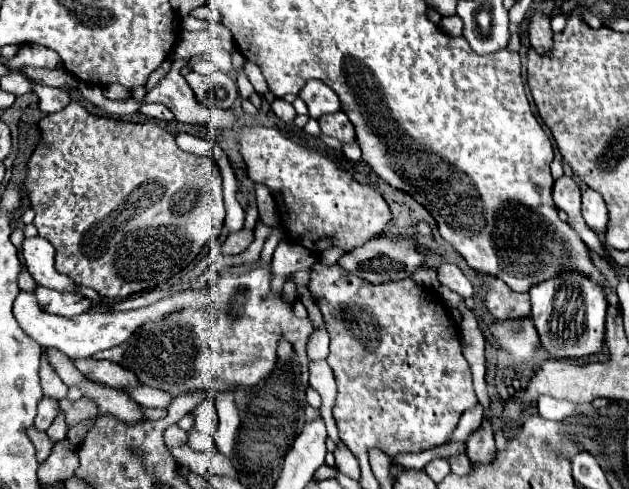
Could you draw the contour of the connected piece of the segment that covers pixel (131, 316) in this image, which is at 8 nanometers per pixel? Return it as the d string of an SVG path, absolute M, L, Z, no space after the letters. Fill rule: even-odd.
M205 287L187 289L181 293L175 293L167 299L161 299L157 303L151 303L147 307L139 307L139 309L131 309L131 311L113 311L113 313L111 311L91 311L91 313L81 313L73 319L63 319L63 317L41 311L37 307L37 299L33 293L19 291L19 295L13 303L13 315L15 315L17 323L21 325L21 329L29 337L33 337L37 343L41 343L41 347L55 347L55 349L63 351L69 359L85 359L85 357L95 355L97 351L111 349L111 347L125 343L125 339L129 339L129 335L133 335L139 327L143 327L143 323L161 321L167 315L171 315L173 311L201 309L201 307L205 307Z

